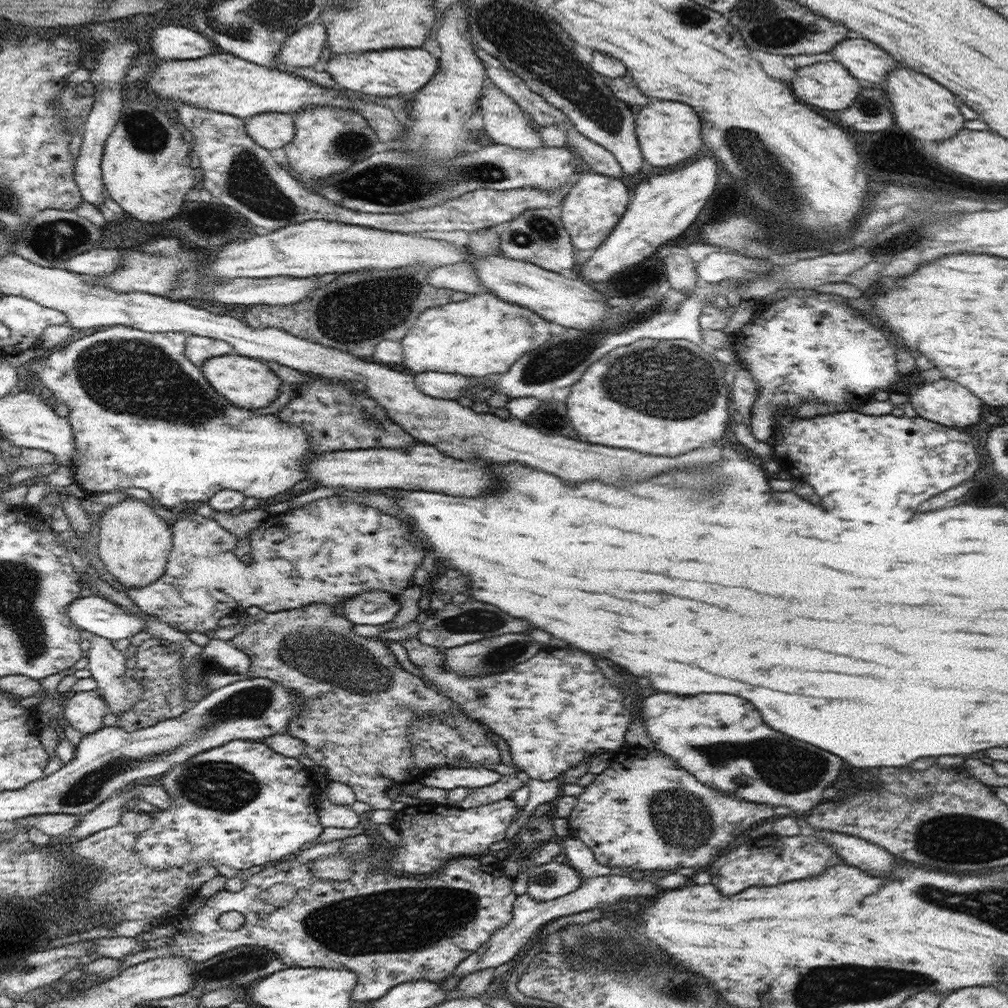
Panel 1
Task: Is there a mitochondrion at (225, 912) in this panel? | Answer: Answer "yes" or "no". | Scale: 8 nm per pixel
no

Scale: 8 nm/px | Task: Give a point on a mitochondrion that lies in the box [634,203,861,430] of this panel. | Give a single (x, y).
(770, 239)

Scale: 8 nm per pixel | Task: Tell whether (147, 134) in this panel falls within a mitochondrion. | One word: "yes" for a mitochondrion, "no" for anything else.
yes

